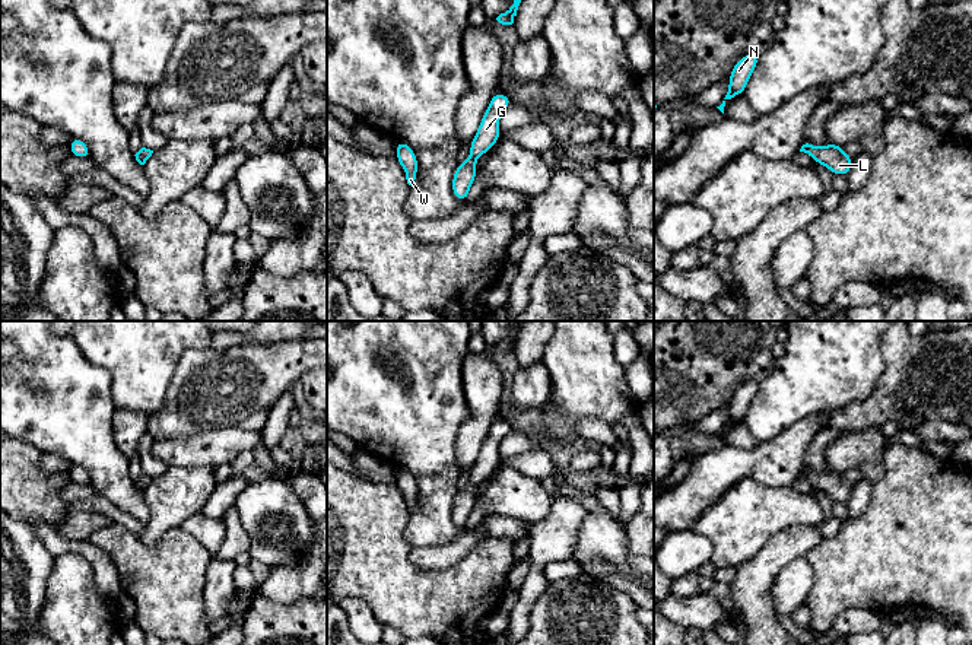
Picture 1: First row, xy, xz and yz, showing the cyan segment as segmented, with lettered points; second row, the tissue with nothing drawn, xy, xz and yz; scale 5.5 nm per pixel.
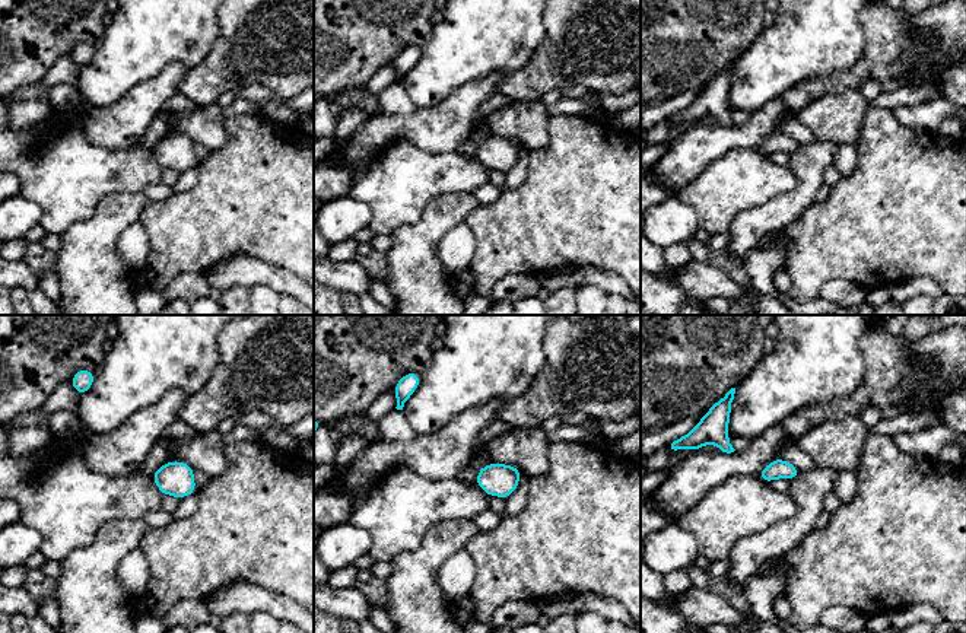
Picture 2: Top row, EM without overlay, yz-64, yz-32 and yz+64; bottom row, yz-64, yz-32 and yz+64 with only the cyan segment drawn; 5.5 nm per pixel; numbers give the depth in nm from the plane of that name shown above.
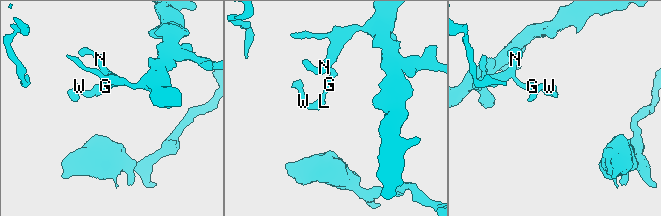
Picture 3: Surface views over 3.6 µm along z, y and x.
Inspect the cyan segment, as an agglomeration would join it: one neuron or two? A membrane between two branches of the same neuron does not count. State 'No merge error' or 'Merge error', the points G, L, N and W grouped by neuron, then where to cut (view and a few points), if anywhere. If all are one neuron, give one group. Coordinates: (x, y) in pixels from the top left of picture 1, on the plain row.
No merge error. Groups: G L N W. No split

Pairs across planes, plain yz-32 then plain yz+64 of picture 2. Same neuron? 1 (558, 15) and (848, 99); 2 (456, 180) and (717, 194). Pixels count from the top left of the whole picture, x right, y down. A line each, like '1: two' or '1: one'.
1: two
2: one

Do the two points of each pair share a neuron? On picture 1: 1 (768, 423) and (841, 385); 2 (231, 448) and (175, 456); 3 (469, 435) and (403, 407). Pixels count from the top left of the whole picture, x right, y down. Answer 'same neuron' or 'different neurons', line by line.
1: same neuron
2: same neuron
3: different neurons

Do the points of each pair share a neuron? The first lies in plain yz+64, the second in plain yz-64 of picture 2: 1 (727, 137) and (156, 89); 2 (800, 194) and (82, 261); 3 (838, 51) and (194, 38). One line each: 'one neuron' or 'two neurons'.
1: one neuron
2: one neuron
3: one neuron

